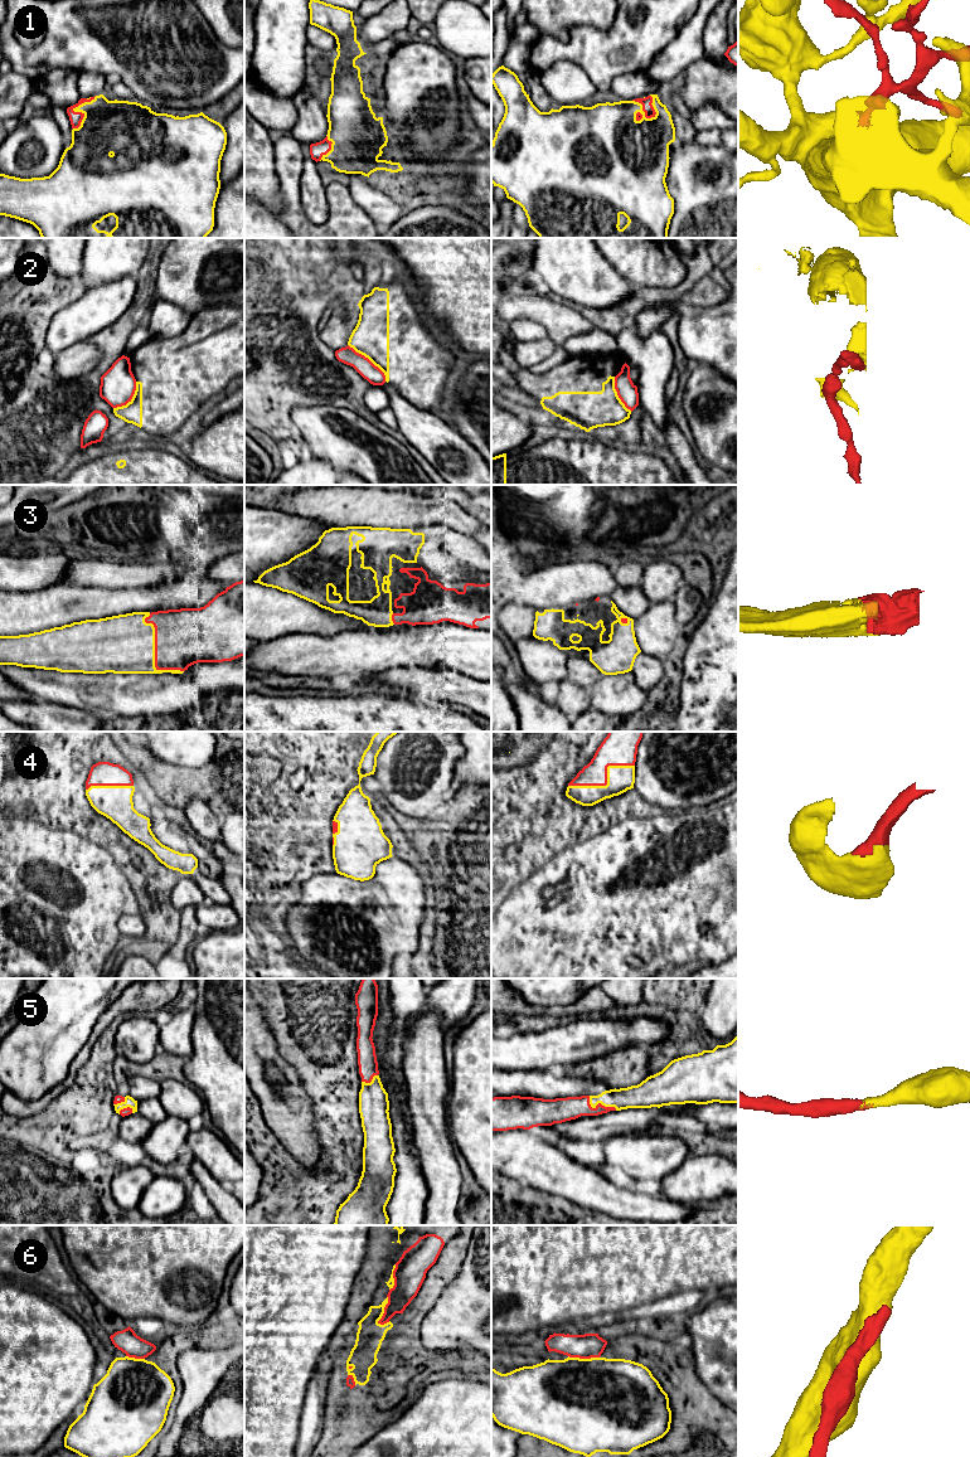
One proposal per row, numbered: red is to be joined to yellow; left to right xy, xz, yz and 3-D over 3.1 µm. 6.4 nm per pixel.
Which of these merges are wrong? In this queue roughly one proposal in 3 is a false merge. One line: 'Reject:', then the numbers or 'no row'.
Reject: 2, 6

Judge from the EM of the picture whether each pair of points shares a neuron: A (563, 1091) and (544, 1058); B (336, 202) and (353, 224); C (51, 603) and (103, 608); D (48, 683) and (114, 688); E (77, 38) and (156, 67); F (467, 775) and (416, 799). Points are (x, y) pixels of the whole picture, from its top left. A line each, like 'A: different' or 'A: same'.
A: different
B: same
C: same
D: same
E: same
F: different

